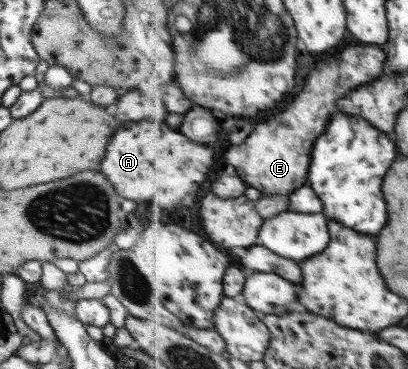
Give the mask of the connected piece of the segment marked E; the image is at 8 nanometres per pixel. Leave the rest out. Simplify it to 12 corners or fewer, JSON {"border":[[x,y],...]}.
{"border":[[384,46],[319,62],[293,104],[227,162],[249,186],[310,186],[311,150],[338,103],[384,76]]}

